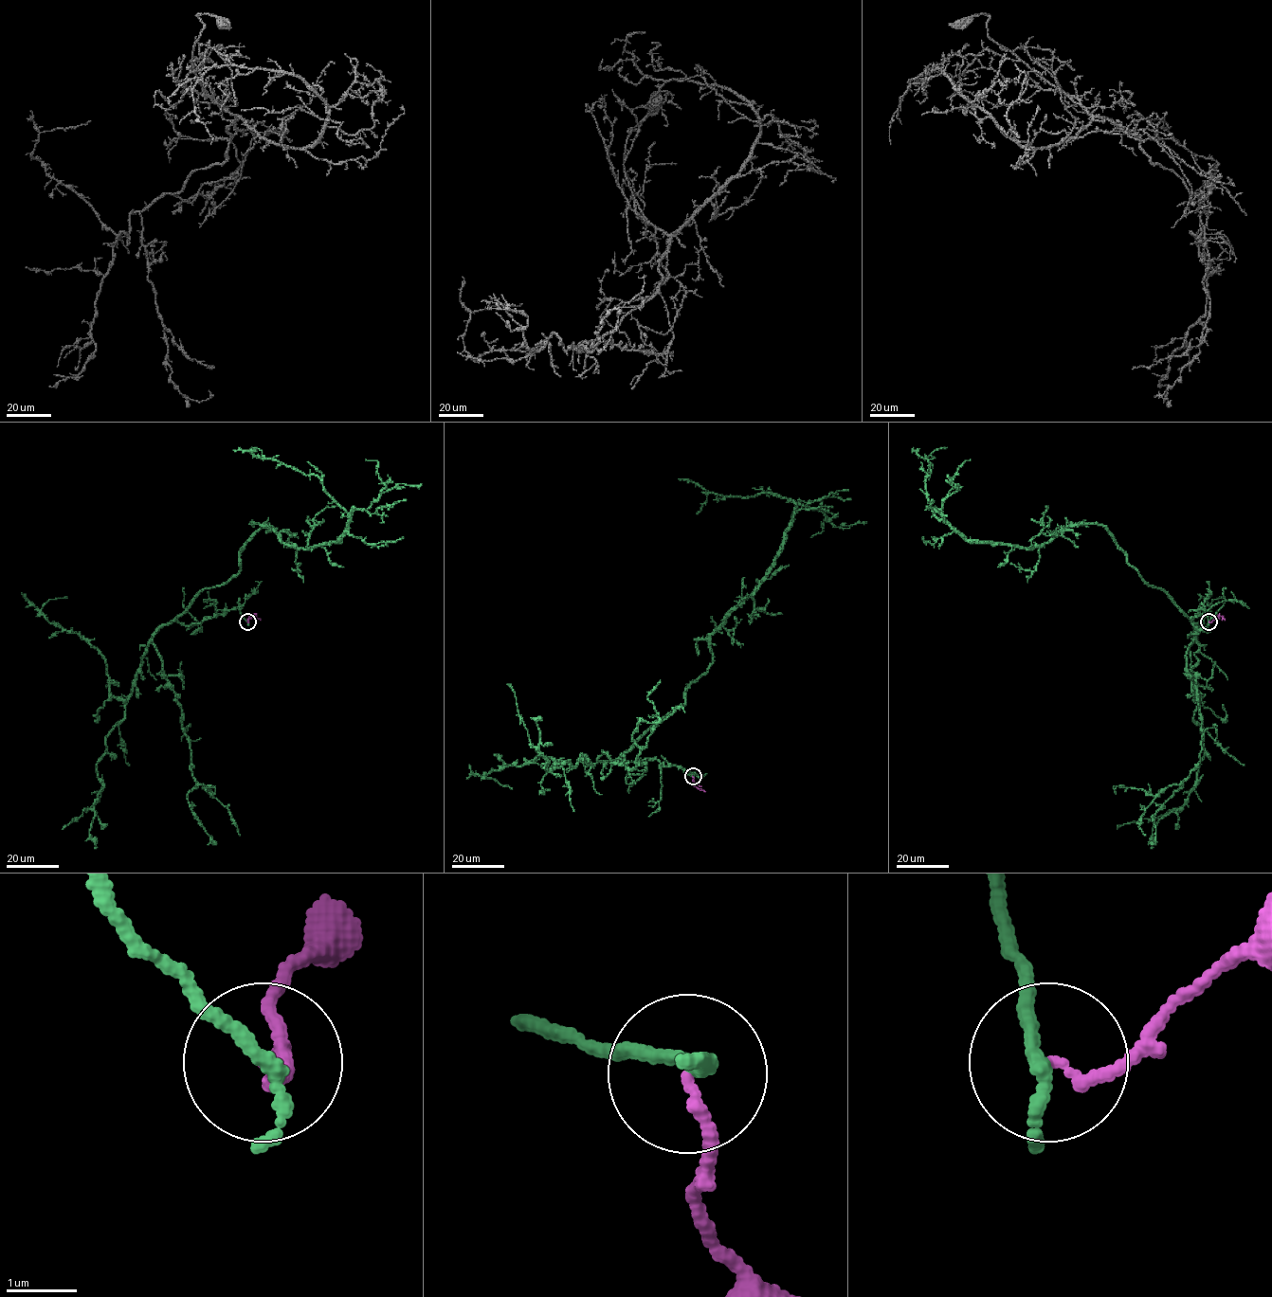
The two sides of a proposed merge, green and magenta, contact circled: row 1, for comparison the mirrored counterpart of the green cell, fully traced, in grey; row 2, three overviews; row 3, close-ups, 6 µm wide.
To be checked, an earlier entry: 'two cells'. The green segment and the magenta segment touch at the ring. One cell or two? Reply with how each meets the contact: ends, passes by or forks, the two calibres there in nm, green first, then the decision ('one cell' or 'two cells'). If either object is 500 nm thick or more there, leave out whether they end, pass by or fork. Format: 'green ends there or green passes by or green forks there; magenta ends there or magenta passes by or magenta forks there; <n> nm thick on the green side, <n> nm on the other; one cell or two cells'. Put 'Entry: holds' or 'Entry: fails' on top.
Entry: holds
green passes by; magenta ends there; 190 nm thick on the green side, 150 nm on the other; two cells

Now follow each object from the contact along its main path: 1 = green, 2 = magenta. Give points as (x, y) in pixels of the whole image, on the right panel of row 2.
1: (1208, 621), (1148, 584), (1102, 525), (1033, 548), (967, 540), (934, 513), (930, 463), (912, 449)
2: (1208, 621), (1220, 616), (1225, 620)

